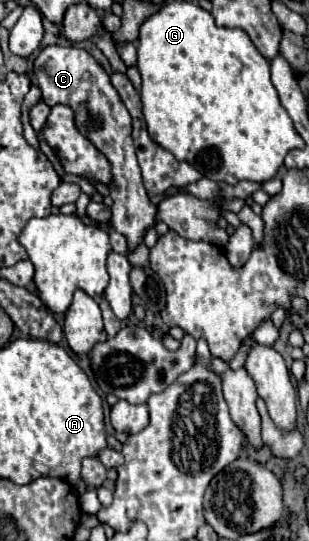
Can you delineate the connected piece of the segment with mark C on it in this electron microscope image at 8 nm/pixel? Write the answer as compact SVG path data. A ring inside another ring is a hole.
M44 47L34 61L34 73L38 85L42 89L42 101L52 105L64 103L70 105L76 113L76 125L80 131L108 157L112 163L114 181L108 185L110 197L114 199L112 205L112 227L128 239L128 247L134 249L144 239L144 231L154 225L156 207L150 203L146 189L142 185L138 159L134 153L132 141L132 117L124 107L120 95L110 83L108 73L104 67L84 49L78 47Z

